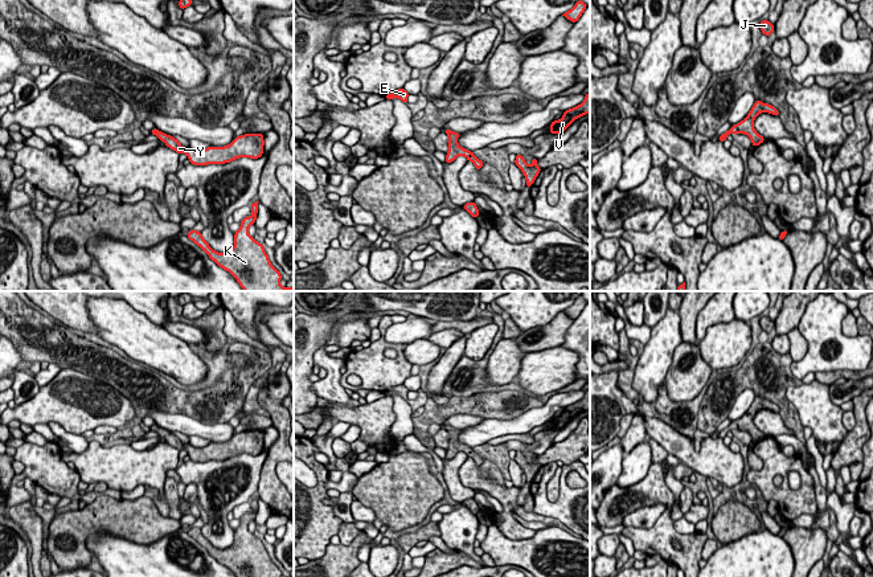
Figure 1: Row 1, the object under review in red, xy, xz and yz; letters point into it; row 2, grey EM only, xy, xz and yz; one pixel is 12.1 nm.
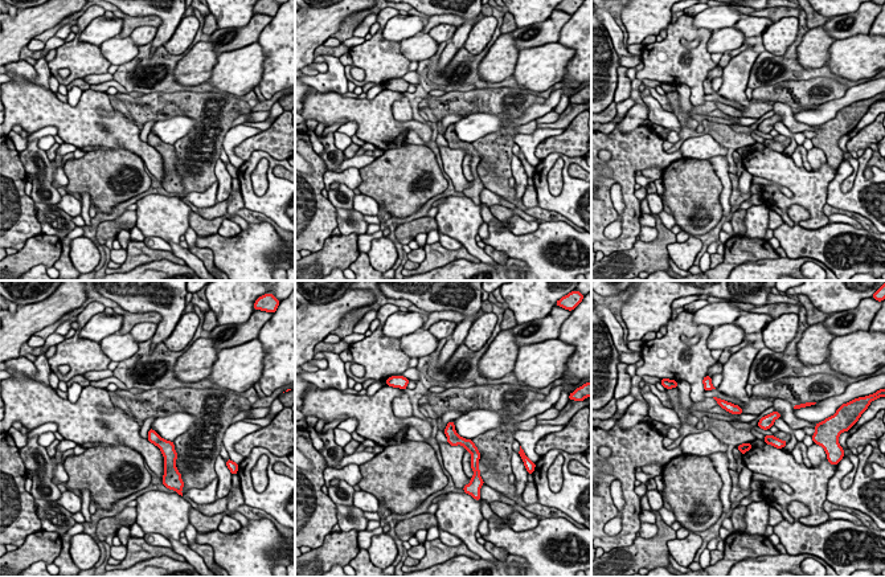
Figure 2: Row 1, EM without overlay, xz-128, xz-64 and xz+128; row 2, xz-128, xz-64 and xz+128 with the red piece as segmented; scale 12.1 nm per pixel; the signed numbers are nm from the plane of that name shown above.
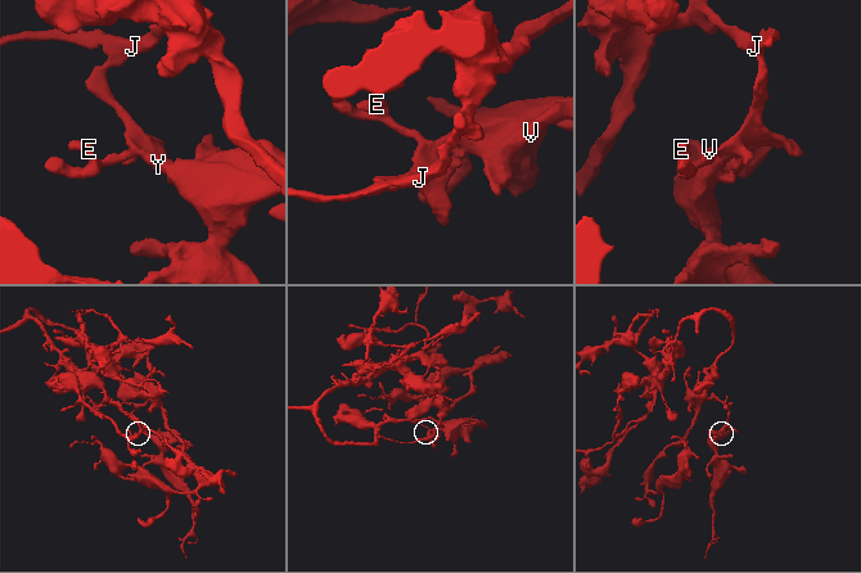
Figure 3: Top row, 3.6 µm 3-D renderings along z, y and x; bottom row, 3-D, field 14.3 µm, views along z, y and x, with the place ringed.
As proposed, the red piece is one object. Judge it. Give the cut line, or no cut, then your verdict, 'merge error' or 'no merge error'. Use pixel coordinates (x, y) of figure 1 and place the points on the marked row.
no cut; no merge error

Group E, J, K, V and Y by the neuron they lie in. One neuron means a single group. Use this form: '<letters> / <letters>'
E J K V Y

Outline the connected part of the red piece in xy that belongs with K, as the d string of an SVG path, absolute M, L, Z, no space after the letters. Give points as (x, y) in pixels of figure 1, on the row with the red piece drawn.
M259 201L250 205L253 214L245 217L241 221L241 228L234 233L234 246L226 253L217 253L216 250L213 250L209 244L202 238L201 232L192 229L189 233L187 233L187 236L197 246L200 246L212 261L214 261L224 270L229 271L245 291L294 291L294 287L288 288L280 286L282 275L271 265L263 245L255 241L254 237L250 237L247 233L249 226L255 224L258 202Z

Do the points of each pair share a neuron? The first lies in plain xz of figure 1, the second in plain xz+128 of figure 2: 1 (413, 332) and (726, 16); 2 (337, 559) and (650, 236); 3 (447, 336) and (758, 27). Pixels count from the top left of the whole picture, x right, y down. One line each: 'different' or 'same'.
1: same
2: different
3: same

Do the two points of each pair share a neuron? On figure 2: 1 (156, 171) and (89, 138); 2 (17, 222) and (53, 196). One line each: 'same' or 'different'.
1: same
2: different

